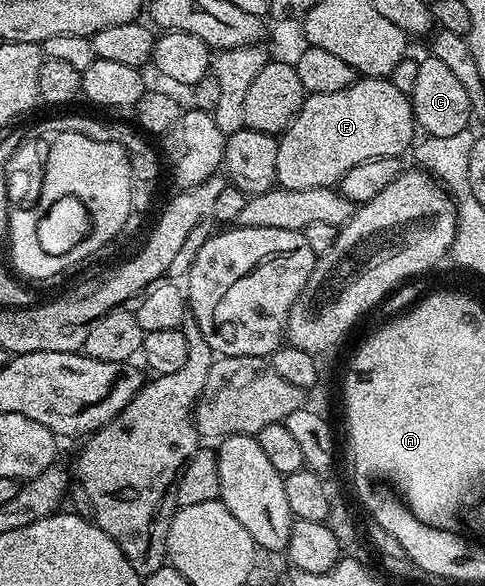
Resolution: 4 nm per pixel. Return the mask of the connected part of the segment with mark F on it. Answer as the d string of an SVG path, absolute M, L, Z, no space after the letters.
M359 78L347 90L335 90L335 94L306 95L299 114L284 132L280 133L276 183L287 190L311 190L340 185L343 174L359 162L384 156L400 157L414 143L415 121L413 101L395 88L389 78Z

